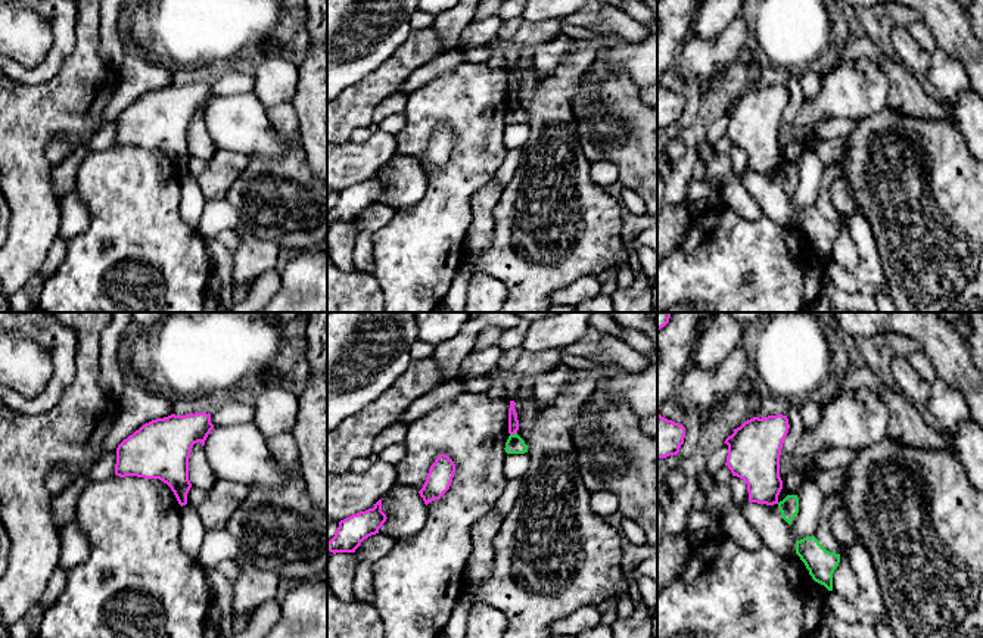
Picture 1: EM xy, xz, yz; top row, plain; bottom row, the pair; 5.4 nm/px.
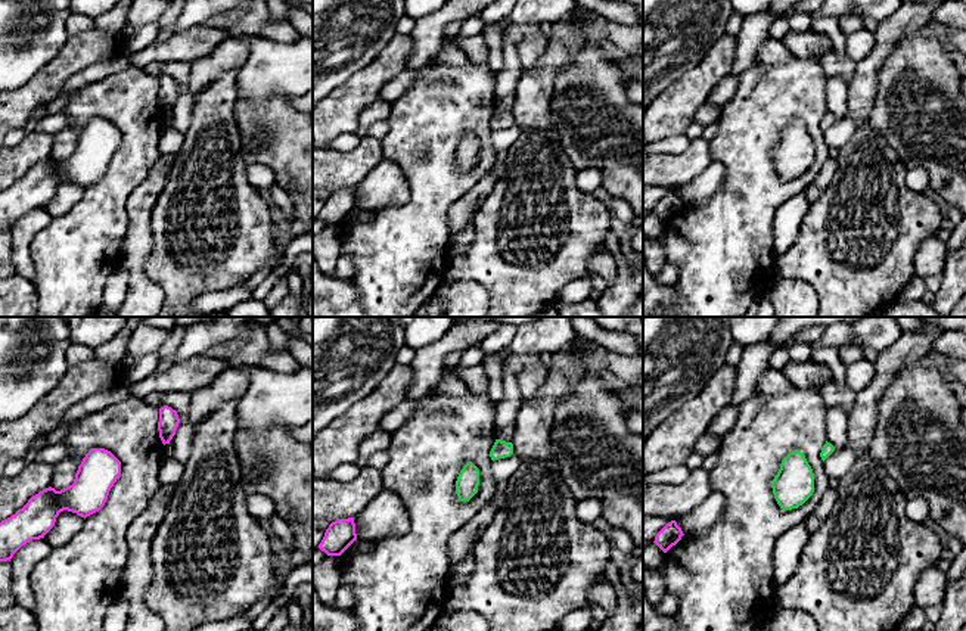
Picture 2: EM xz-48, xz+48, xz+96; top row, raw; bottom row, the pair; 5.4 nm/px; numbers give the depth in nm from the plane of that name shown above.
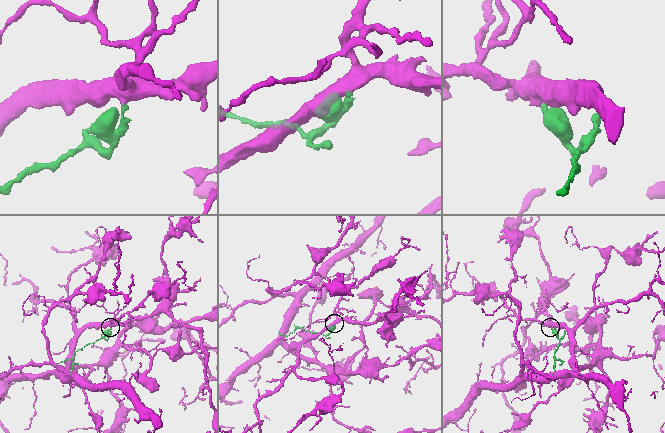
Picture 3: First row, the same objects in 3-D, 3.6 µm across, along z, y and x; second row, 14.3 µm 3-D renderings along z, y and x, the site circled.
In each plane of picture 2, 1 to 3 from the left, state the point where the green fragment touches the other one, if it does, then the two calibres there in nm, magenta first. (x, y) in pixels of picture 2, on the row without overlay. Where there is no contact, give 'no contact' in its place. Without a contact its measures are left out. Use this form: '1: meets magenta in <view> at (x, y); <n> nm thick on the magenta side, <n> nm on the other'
1: no contact
2: no contact
3: no contact

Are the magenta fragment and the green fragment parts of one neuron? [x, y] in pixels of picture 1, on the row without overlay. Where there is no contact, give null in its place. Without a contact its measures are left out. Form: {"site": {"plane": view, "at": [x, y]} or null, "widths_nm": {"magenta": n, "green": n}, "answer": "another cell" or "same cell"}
{"site": {"plane": "xz", "at": [513, 103]}, "widths_nm": {"magenta": 60, "green": 100}, "answer": "another cell"}

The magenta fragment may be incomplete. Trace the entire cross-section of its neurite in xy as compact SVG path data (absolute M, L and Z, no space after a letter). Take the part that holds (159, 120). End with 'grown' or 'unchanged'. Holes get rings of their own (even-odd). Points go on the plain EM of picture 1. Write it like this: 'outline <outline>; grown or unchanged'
outline M206 83L152 90L118 115L115 144L159 149L171 158L178 174L186 175L192 158L192 118L197 112L203 116L212 99L211 84Z; unchanged

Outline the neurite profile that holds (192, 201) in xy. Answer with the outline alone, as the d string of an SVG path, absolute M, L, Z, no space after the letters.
M190 174L183 175L178 206L181 220L197 230L205 202L206 199L199 187L197 178Z

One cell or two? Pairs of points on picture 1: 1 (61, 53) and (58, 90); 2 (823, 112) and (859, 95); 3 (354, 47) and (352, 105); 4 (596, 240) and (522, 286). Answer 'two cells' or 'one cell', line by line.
1: two cells
2: one cell
3: two cells
4: one cell

